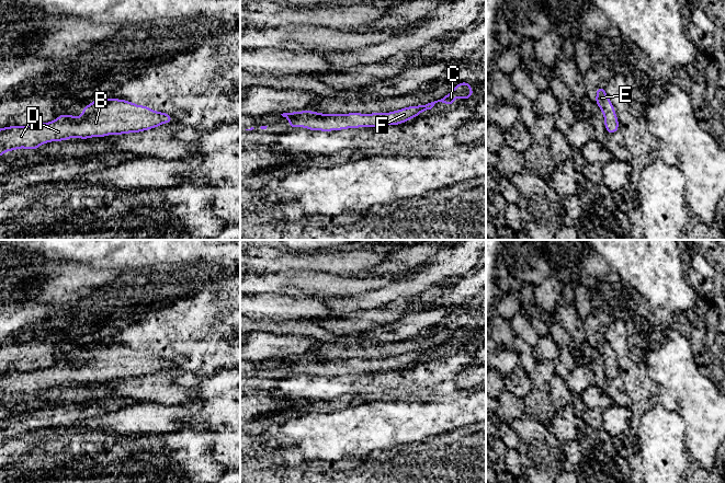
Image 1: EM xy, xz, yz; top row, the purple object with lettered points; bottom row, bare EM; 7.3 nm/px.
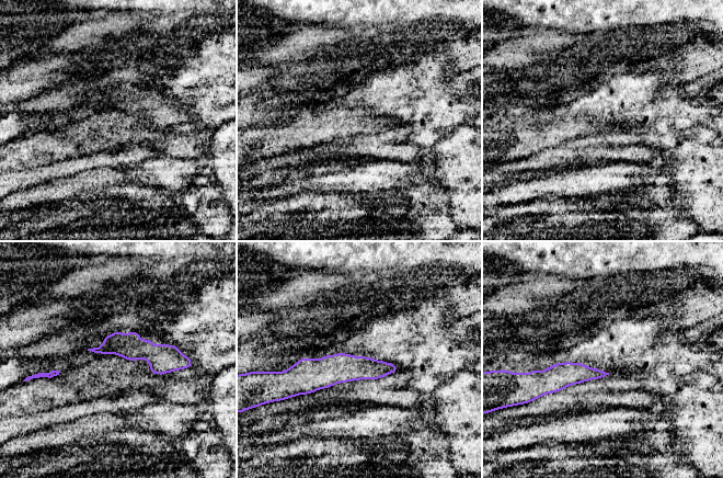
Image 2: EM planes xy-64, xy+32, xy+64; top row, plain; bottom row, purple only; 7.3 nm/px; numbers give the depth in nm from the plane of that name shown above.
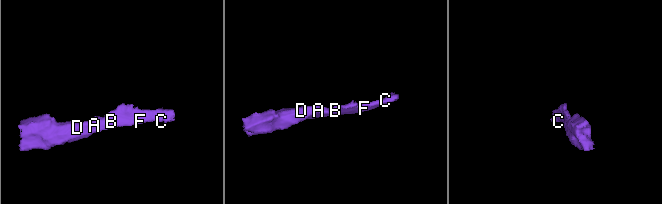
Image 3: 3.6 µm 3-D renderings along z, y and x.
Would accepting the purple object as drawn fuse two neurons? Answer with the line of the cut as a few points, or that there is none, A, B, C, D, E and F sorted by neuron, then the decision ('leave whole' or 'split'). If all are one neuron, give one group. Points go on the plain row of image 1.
no cut | A B C D E F | leave whole

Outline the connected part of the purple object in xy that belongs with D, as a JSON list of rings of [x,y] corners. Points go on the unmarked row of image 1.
[[[101,343],[83,352],[82,359],[78,363],[71,359],[61,359],[49,368],[0,373],[0,402],[7,396],[20,393],[36,395],[46,388],[68,386],[72,382],[88,384],[109,380],[141,378],[171,367],[172,363],[168,358],[154,356],[146,350],[140,352],[126,345]]]

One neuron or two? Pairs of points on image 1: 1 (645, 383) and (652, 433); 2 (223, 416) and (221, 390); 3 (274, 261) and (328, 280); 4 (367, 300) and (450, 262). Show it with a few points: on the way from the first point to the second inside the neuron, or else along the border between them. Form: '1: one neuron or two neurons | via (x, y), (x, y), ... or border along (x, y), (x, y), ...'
1: two neurons | border along (658, 402), (645, 410)
2: one neuron | via (223, 410), (223, 397)
3: two neurons | border along (325, 272), (282, 271), (274, 273)
4: one neuron | via (388, 294), (410, 287), (429, 276)

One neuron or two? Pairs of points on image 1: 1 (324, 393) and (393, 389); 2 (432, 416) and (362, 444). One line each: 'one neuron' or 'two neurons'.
1: one neuron
2: one neuron

